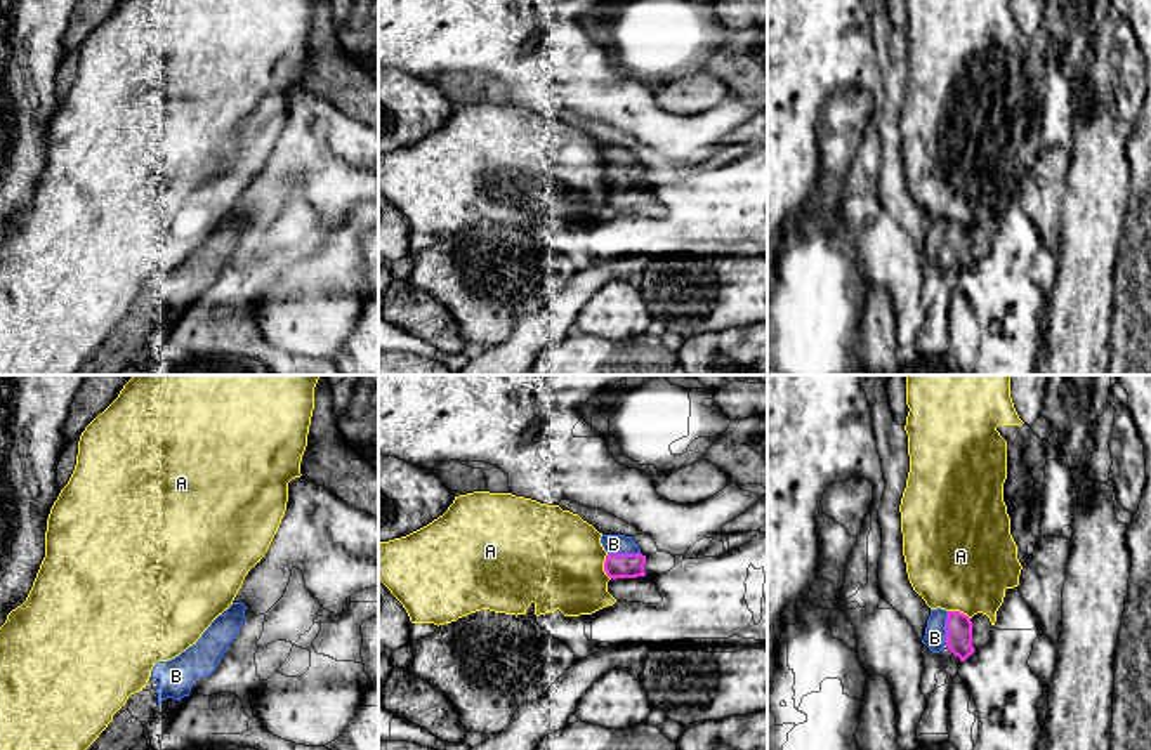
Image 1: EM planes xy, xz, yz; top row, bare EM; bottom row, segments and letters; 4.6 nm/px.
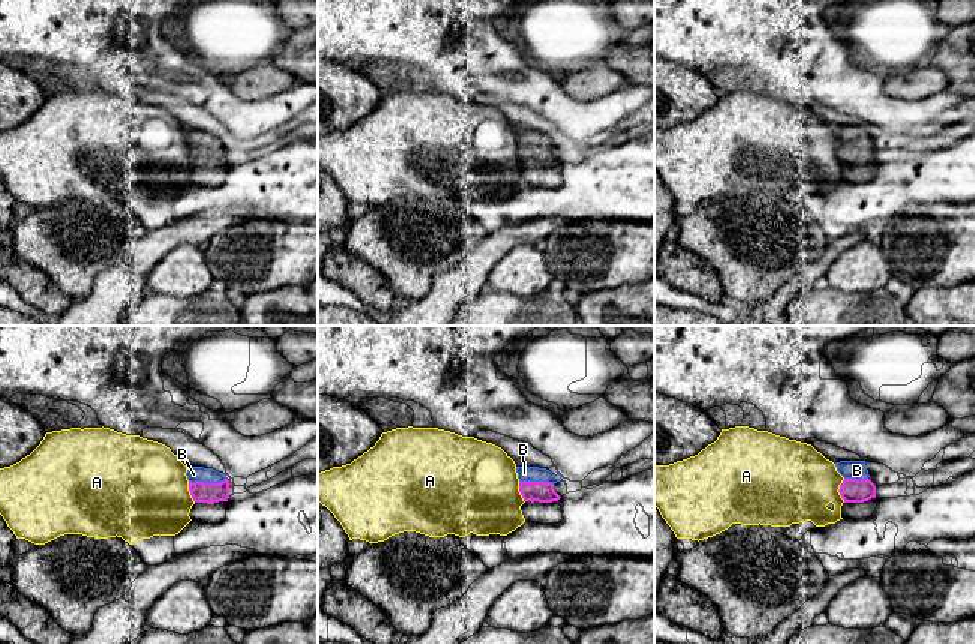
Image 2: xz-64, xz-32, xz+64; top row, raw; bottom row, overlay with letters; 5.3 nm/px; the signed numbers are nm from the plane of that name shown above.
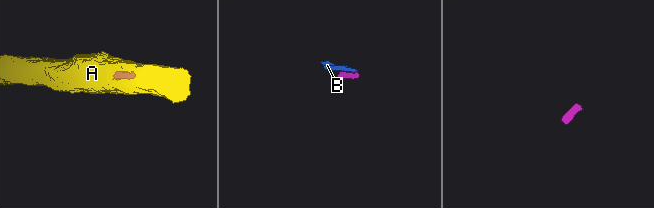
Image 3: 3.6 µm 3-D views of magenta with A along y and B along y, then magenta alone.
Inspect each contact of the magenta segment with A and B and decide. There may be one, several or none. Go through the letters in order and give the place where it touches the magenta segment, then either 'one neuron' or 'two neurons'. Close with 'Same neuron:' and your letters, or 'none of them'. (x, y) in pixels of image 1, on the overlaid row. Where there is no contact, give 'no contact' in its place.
A: xz (605, 566) | two neurons
B: xz (624, 554) | one neuron
Same neuron: B

